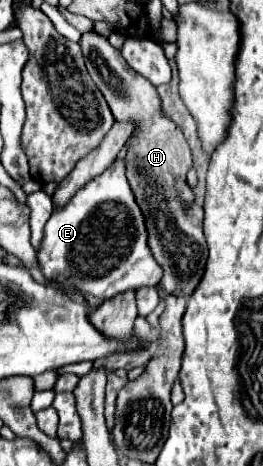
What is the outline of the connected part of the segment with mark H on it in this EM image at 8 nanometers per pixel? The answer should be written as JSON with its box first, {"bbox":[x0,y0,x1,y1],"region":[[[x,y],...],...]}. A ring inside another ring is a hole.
{"bbox":[79,31,207,297],"region":[[[87,31],[83,33],[79,45],[85,55],[87,71],[95,85],[101,89],[103,97],[107,99],[113,117],[117,121],[133,119],[137,123],[137,129],[141,129],[125,155],[127,179],[145,215],[151,251],[155,259],[163,265],[165,273],[161,283],[165,291],[183,291],[189,297],[195,285],[199,285],[207,261],[207,245],[203,235],[203,207],[193,205],[185,213],[173,189],[173,177],[185,177],[191,167],[189,145],[181,129],[177,129],[177,125],[161,113],[161,103],[155,87],[145,77],[127,67],[127,61],[121,57],[121,51],[115,49],[107,41],[107,37],[95,31]]]}

